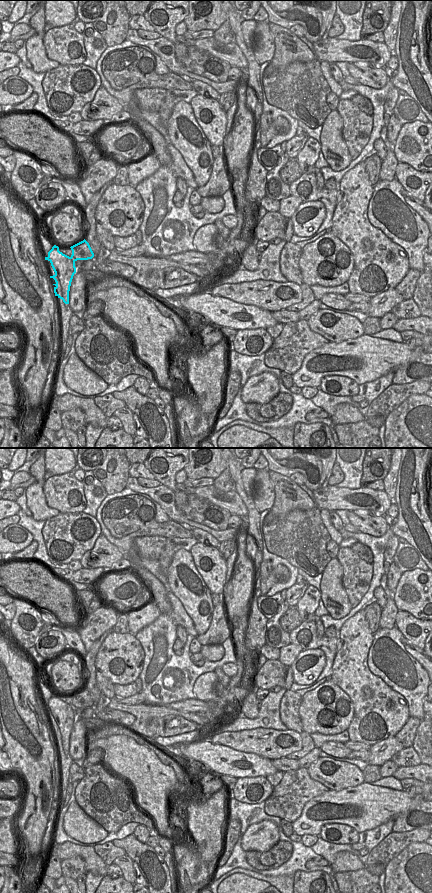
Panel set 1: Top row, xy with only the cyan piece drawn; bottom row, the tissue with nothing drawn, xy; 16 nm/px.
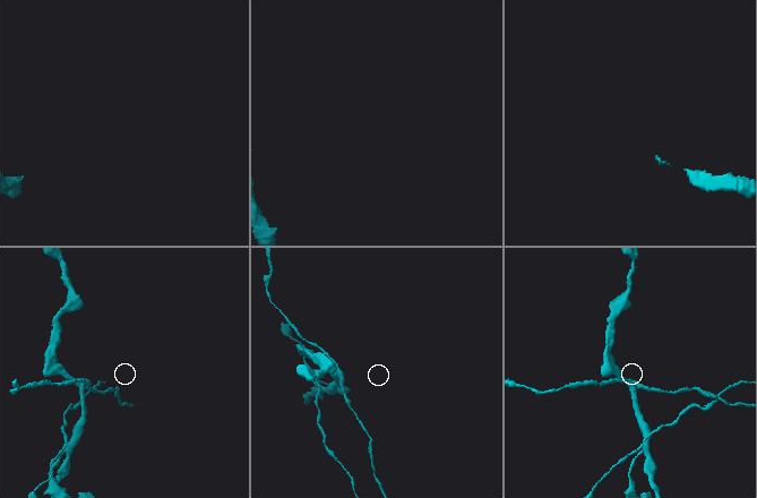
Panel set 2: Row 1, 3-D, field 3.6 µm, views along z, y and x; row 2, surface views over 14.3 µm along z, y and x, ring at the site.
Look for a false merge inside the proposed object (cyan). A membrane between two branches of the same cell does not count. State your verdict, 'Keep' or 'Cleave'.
Cleave

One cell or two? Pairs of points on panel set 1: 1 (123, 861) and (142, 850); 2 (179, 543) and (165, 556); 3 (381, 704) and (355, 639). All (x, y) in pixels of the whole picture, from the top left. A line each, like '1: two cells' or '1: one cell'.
1: two cells
2: one cell
3: one cell

